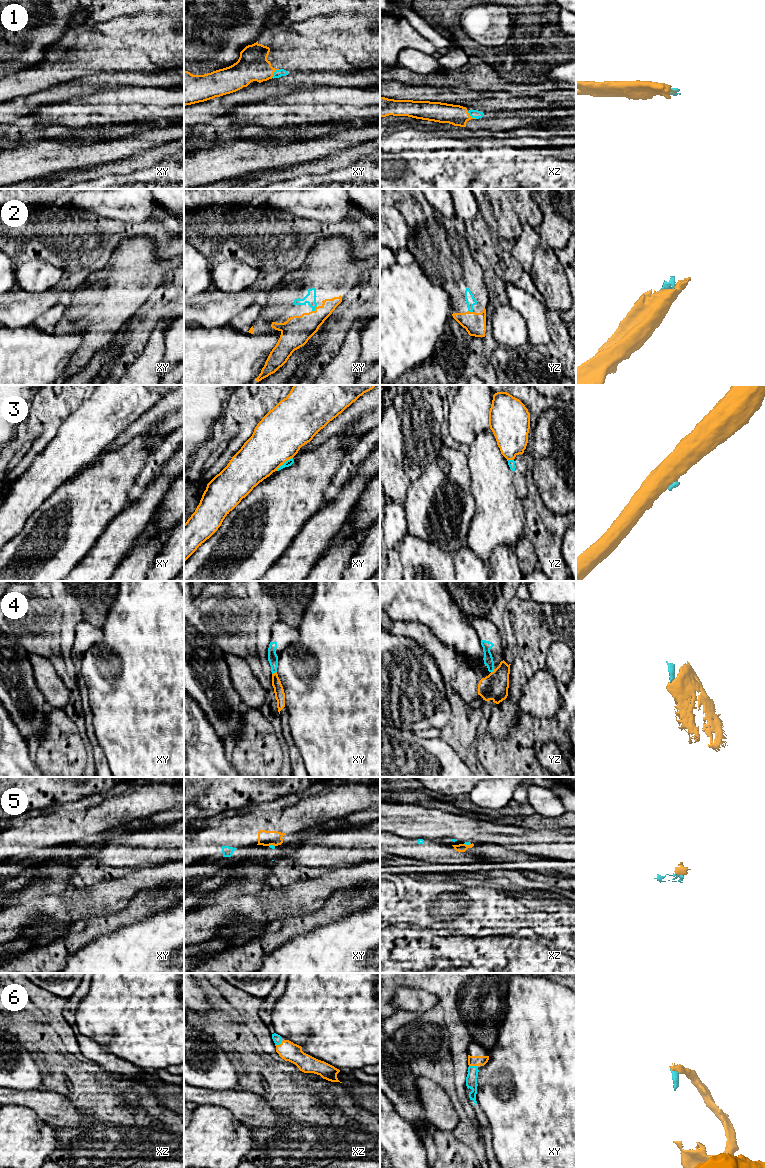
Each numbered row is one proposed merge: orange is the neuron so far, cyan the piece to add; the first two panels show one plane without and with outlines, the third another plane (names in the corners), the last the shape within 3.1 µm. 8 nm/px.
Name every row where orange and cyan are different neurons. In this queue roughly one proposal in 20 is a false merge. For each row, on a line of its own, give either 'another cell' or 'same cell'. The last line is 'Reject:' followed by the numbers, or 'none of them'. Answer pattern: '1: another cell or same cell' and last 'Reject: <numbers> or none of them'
1: same cell
2: same cell
3: same cell
4: same cell
5: same cell
6: same cell
Reject: none of them

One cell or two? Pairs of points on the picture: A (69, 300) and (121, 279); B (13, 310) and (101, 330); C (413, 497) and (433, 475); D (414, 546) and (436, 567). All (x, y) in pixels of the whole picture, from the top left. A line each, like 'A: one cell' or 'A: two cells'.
A: one cell
B: two cells
C: one cell
D: one cell

